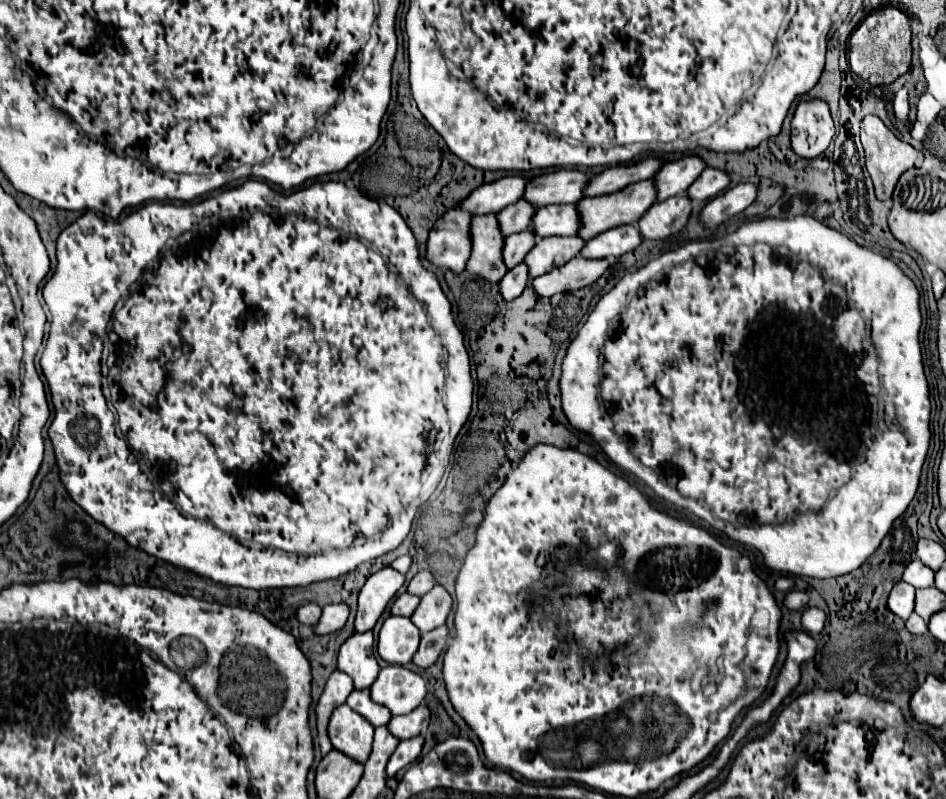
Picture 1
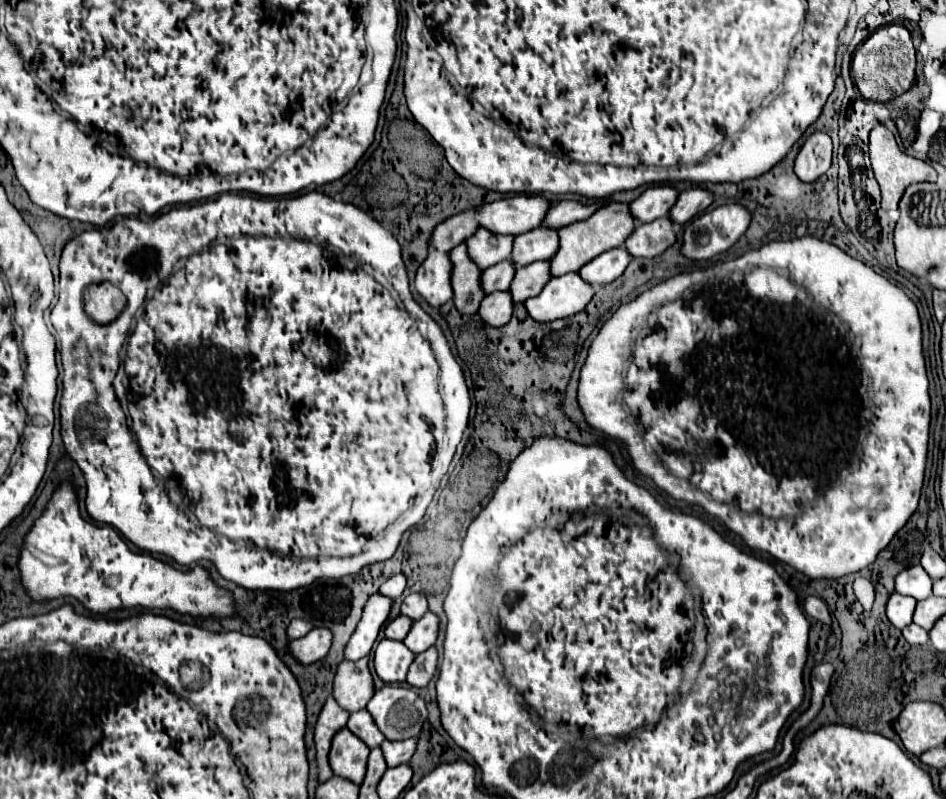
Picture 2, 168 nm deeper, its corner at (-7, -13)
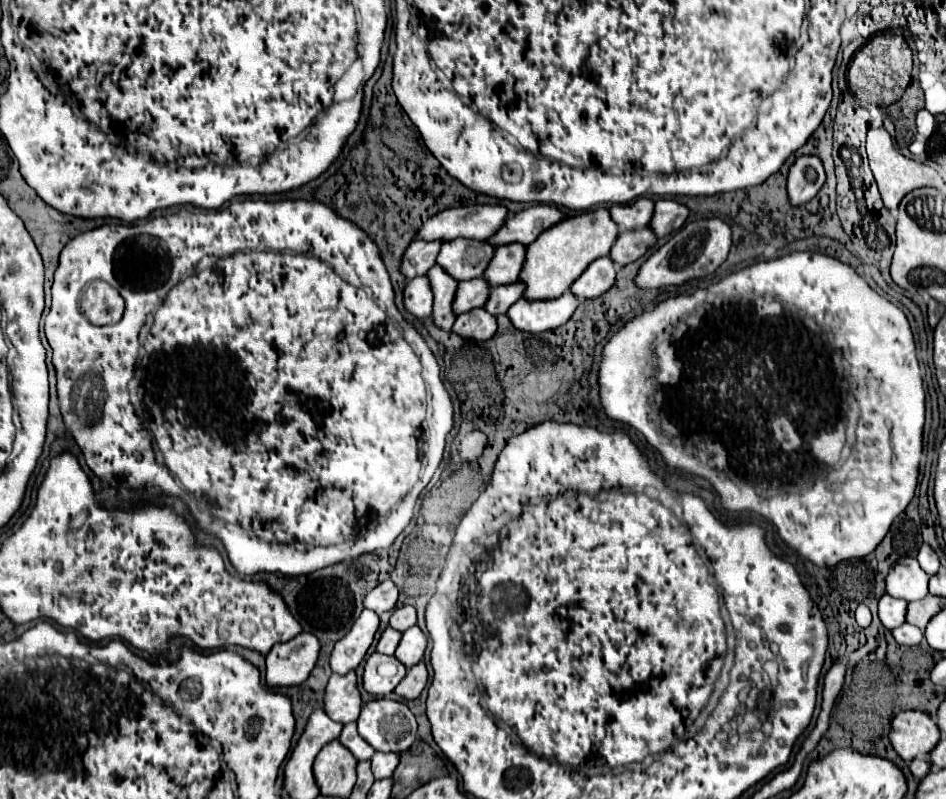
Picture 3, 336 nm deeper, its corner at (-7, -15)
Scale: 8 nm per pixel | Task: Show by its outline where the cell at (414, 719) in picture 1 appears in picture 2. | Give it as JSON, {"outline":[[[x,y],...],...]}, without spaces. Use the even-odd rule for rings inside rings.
{"outline":[[[405,739],[405,741],[383,741],[381,749],[385,753],[387,767],[397,767],[401,763],[407,763],[415,749],[417,749],[417,739]]]}

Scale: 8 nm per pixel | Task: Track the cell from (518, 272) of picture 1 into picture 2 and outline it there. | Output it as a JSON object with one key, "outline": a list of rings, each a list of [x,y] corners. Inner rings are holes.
{"outline":[[[509,291],[501,293],[489,293],[479,307],[479,315],[487,325],[503,327],[511,321],[513,315],[513,301],[509,297]]]}

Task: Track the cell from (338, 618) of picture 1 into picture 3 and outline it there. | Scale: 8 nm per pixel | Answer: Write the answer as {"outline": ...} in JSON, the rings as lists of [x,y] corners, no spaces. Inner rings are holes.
{"outline":[[[299,633],[291,641],[277,643],[267,655],[265,683],[269,687],[301,685],[319,655],[319,641],[311,633]]]}

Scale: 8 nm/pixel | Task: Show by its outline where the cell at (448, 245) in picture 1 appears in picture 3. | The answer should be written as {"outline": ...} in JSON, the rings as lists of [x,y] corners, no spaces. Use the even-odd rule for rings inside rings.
{"outline":[[[425,275],[413,279],[405,285],[403,305],[417,319],[425,319],[425,317],[431,315],[433,293],[431,293],[431,287],[429,287],[429,279]]]}

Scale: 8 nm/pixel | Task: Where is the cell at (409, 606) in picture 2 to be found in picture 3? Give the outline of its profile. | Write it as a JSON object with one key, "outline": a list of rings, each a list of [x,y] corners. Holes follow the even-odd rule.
{"outline":[[[411,605],[395,609],[393,615],[391,615],[391,619],[389,619],[389,627],[393,627],[399,633],[403,633],[409,627],[413,627],[415,623],[417,623],[417,615],[415,615],[415,609]]]}

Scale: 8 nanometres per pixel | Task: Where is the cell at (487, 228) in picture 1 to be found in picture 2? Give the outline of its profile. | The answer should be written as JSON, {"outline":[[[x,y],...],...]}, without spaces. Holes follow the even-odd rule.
{"outline":[[[465,241],[457,245],[451,251],[451,261],[453,261],[453,303],[461,313],[475,313],[487,295],[485,289],[481,289],[481,269],[473,265]]]}

